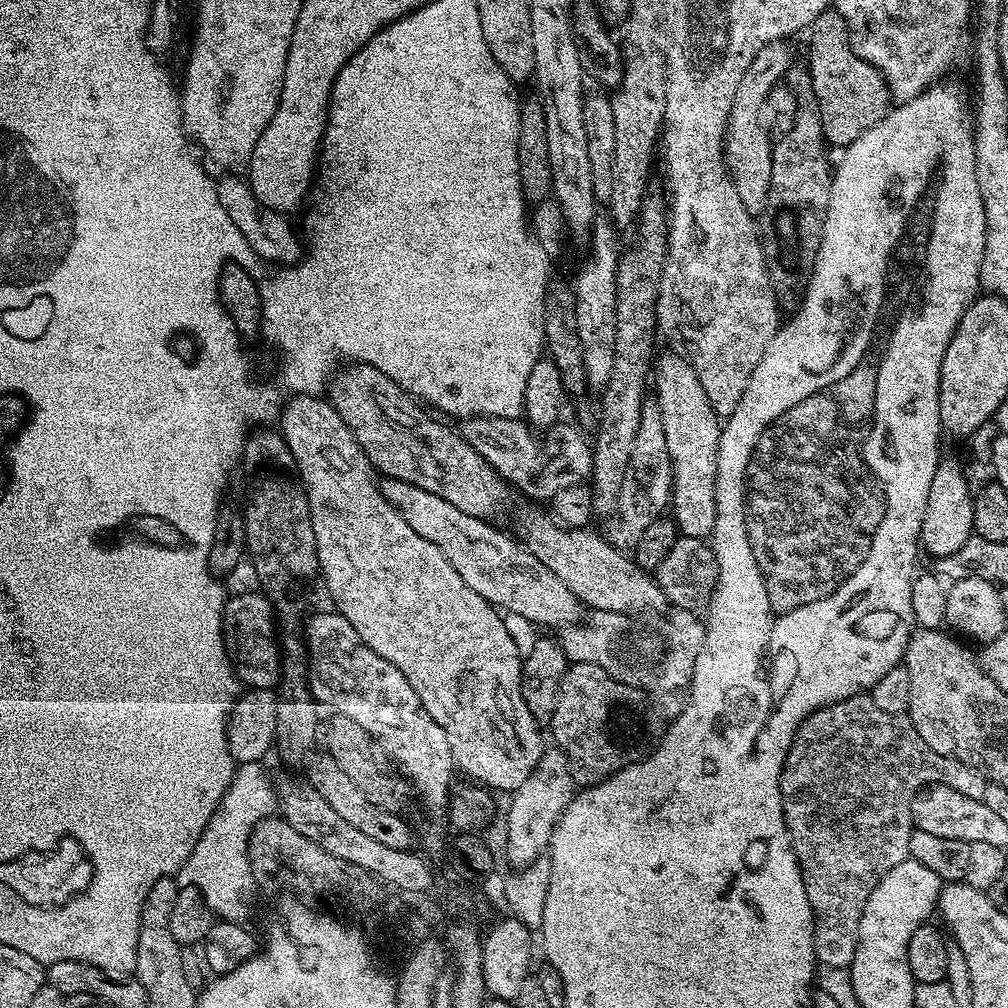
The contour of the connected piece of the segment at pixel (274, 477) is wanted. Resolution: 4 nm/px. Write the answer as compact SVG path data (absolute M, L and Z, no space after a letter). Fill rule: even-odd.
M260 426L249 435L244 441L243 468L248 475L248 485L244 488L244 504L242 503L247 535L246 556L249 561L252 559L252 568L260 579L259 587L274 605L279 627L288 631L278 640L282 659L276 702L274 752L275 755L280 755L282 763L292 767L289 769L296 770L296 767L300 768L307 761L308 754L315 745L312 743L318 740L318 705L308 689L308 650L305 641L292 633L302 624L300 604L296 600L288 599L303 580L310 579L312 575L315 577L320 571L314 526L310 522L310 506L304 493L304 485L296 477L294 454L290 454L290 446L279 431Z

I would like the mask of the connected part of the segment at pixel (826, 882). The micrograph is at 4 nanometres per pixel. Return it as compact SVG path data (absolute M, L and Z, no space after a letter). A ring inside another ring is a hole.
M861 694L846 698L842 702L834 702L830 706L819 708L817 712L804 719L802 726L796 731L796 737L790 746L788 757L784 760L784 769L780 775L780 793L784 803L784 821L792 839L792 848L796 851L796 860L800 864L802 882L806 886L806 898L810 898L810 906L812 907L814 950L816 951L817 965L824 967L825 964L828 968L851 969L854 962L854 950L858 946L858 926L862 918L862 910L870 898L873 886L887 872L894 870L894 866L898 866L898 862L909 859L908 843L914 827L912 823L912 800L916 793L929 784L945 784L954 790L958 790L958 794L966 794L966 798L983 800L988 783L989 781L984 773L977 768L972 768L970 765L962 763L961 760L955 760L953 756L943 756L934 750L930 750L930 746L926 746L926 742L922 742L922 738L911 720L904 716L886 714L886 710L878 710L878 706L874 706L871 695Z

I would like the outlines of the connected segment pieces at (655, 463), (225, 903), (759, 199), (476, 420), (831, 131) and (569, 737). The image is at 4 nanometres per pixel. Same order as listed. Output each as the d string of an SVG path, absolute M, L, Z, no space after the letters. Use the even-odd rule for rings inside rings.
M654 402L641 406L641 422L634 437L634 446L626 466L622 488L618 491L616 508L607 517L606 539L621 550L633 550L646 526L665 515L672 499L672 459L662 430L662 414Z
M259 763L237 767L222 802L218 802L210 822L206 822L206 830L202 830L202 838L198 838L190 858L186 858L186 862L178 870L179 883L200 891L206 906L210 906L213 917L221 920L247 921L248 895L254 892L248 839L257 819L271 813L278 804L276 789L269 786L260 767ZM256 788L264 788L260 796L256 793Z
M772 40L766 46L762 46L762 50L758 50L758 54L754 54L754 62L750 62L750 66L746 70L746 74L742 74L742 82L741 82L741 84L738 85L738 90L734 94L734 102L730 106L730 118L728 119L728 129L724 131L724 161L726 162L726 166L728 167L728 173L730 174L730 178L734 182L734 186L738 190L738 196L740 198L742 198L742 204L744 206L746 206L746 210L748 212L753 213L753 214L759 214L759 212L762 210L765 211L765 208L766 208L766 205L768 202L768 191L770 190L770 166L772 165L772 145L774 143L774 136L773 136L773 133L770 131L770 128L769 128L770 133L768 133L768 128L766 125L764 125L764 116L765 116L765 120L766 120L766 109L768 106L768 95L770 94L770 90L774 90L774 86L778 83L781 83L781 81L783 81L785 79L785 76L787 75L789 68L793 67L794 60L792 60L792 48L788 44L791 44L791 43L785 42L784 40Z
M473 416L461 421L458 431L463 439L486 460L504 481L536 499L551 501L553 497L570 486L583 483L592 472L592 446L574 424L557 422L550 428L542 452L533 427L519 417Z
M835 10L818 14L818 18L814 18L807 36L808 64L806 63L806 70L812 76L814 94L818 98L824 139L832 146L847 146L850 142L854 142L854 138L858 138L860 132L874 126L874 122L878 122L888 112L890 107L888 83L885 82L884 75L874 65L858 58L858 54L854 54L848 41L846 22Z
M569 663L566 674L560 680L558 706L554 706L550 731L556 739L553 740L555 747L568 756L573 781L580 786L597 784L607 776L621 772L627 764L635 764L641 759L654 744L652 719L656 716L655 710L657 711L647 692L615 680L610 674L606 674L606 670L602 670L602 666Z

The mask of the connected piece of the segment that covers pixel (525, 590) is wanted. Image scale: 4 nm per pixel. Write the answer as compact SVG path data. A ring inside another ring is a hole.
M384 478L379 481L379 485L386 502L390 502L390 506L394 506L394 510L398 510L398 514L402 514L407 524L417 534L422 534L426 542L434 542L434 546L438 546L438 550L446 554L446 562L450 562L450 566L458 570L462 582L466 582L466 586L470 586L474 594L478 594L493 608L503 610L505 613L513 612L514 615L521 616L532 624L545 624L548 628L554 628L558 624L567 626L581 619L580 599L573 594L570 586L566 586L566 582L562 582L562 578L558 578L554 570L546 570L546 566L542 566L542 562L538 562L538 558L534 558L532 551L520 540L518 542L514 537L499 532L495 523L471 517L470 514L458 510L457 506L446 502L445 498L440 498L437 494L430 493L429 490L412 485L410 482Z

